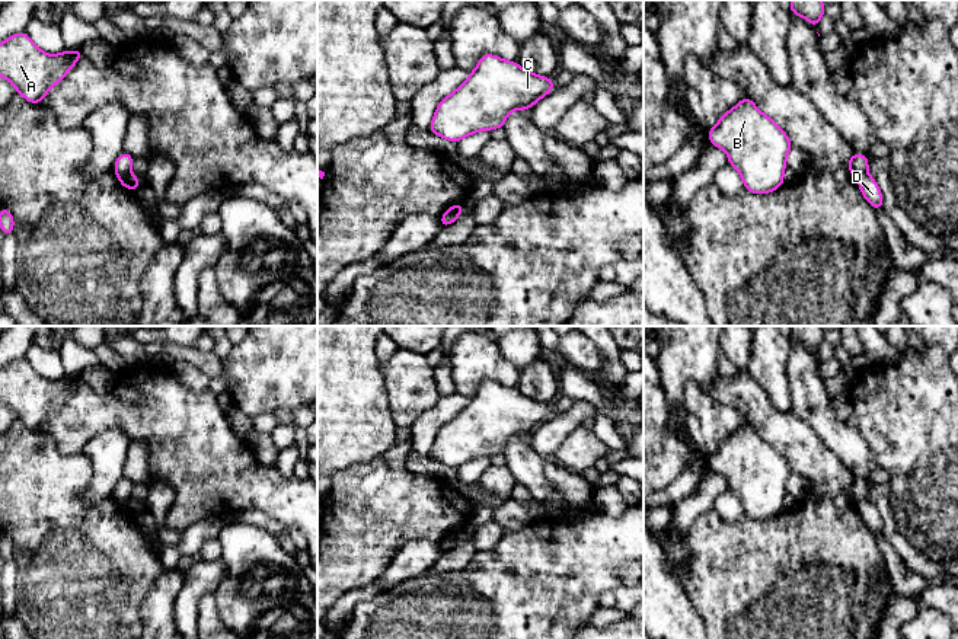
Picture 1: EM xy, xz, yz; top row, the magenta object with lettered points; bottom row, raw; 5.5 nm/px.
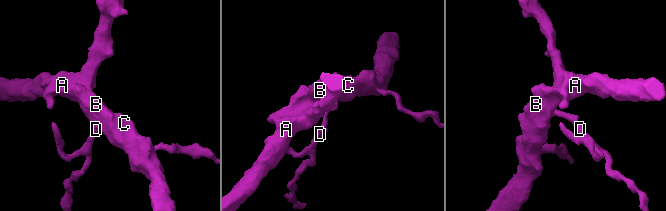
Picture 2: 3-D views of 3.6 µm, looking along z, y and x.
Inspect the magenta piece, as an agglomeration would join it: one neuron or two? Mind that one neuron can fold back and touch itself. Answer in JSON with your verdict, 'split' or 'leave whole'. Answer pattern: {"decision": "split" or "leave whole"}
{"decision": "split"}

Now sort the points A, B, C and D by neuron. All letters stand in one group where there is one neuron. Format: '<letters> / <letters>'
A B C / D

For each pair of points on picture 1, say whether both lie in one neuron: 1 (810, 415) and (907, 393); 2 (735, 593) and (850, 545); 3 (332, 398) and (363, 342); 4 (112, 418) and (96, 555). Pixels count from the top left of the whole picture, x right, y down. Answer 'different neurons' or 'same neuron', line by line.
1: different neurons
2: same neuron
3: same neuron
4: different neurons

